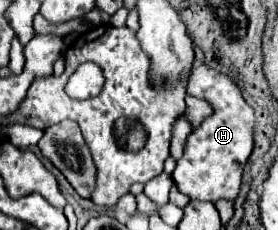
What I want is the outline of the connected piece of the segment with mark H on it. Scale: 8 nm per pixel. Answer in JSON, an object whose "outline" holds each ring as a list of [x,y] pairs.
{"outline":[[[202,68],[202,74],[204,78],[198,78],[196,70],[190,80],[190,92],[206,100],[214,112],[188,136],[184,156],[178,160],[172,178],[178,184],[178,190],[190,198],[210,202],[234,200],[240,192],[244,164],[252,152],[252,130],[256,126],[254,110],[244,102],[238,86],[226,74],[208,68]]]}

